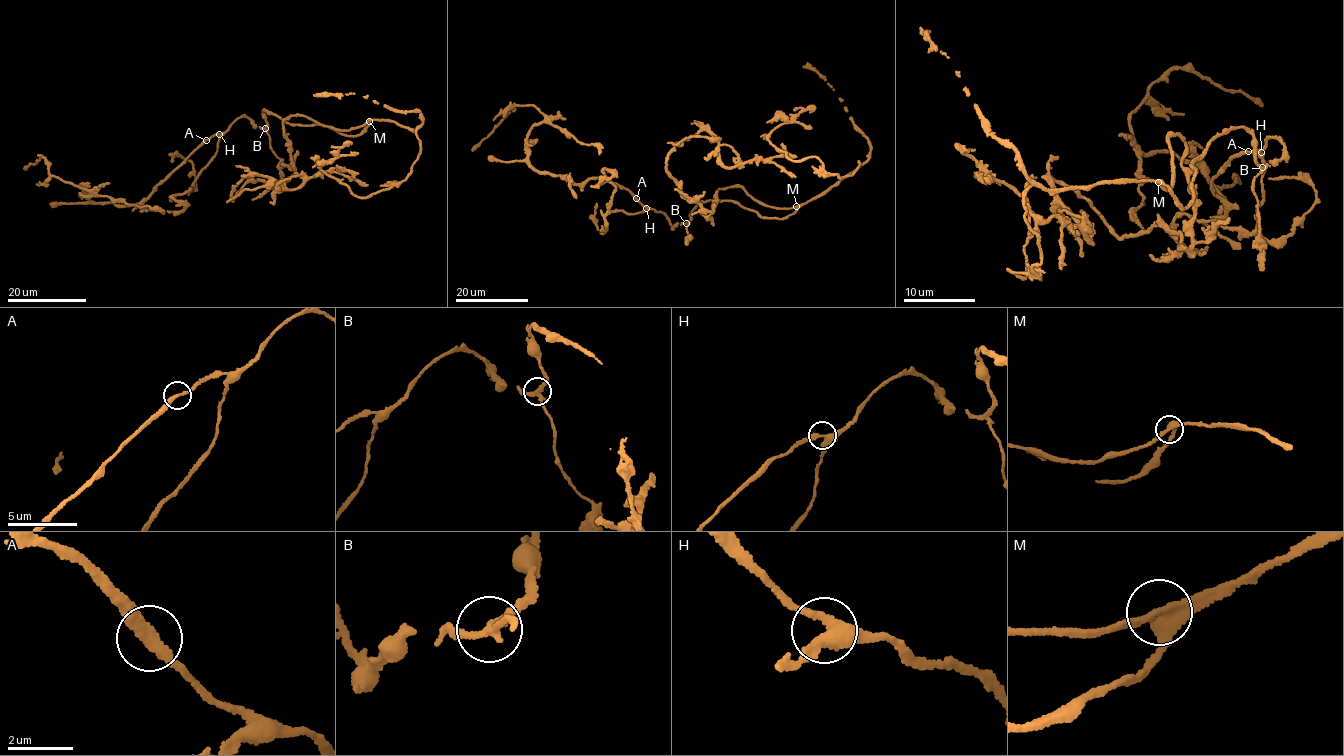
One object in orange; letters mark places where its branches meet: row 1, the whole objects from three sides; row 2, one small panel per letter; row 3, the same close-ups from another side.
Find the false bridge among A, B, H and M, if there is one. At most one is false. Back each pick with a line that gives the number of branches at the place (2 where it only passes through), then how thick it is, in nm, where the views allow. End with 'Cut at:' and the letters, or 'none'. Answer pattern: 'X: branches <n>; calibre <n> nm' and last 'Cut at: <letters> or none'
Cut at: none

